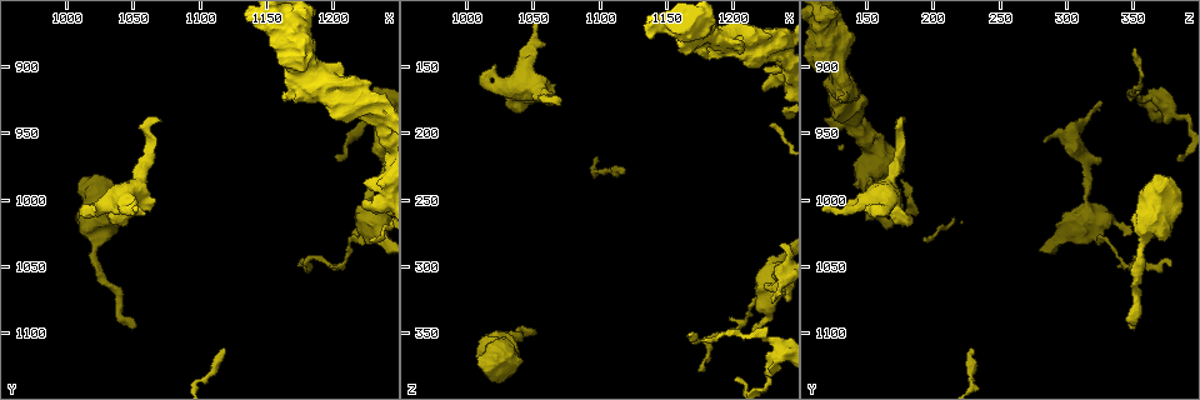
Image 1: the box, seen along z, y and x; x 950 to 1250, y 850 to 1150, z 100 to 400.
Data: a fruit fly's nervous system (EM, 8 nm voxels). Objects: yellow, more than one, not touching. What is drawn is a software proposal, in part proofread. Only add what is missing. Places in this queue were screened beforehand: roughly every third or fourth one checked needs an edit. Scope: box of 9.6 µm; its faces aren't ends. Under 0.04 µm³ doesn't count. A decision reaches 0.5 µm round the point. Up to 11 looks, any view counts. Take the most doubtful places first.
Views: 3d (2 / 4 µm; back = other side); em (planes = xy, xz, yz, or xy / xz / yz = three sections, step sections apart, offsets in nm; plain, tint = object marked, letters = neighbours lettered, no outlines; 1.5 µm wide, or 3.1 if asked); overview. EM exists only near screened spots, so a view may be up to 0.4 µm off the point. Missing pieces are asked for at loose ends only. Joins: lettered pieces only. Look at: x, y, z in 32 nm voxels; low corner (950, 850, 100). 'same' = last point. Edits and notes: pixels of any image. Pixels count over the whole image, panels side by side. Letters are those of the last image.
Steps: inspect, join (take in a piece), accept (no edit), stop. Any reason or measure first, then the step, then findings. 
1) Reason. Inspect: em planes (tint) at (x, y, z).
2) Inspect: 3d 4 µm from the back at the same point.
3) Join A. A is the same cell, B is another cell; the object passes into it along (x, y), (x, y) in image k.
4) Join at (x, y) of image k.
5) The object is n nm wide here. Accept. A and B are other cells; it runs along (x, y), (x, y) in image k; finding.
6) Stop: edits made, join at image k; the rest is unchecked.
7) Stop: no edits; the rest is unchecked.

Tapers out. Inspect: em yz step 8 (letters) at (1070, 938, 180).

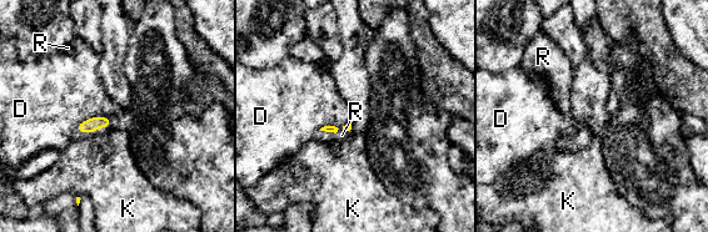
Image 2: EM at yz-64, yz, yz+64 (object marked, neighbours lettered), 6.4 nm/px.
Join R. R is the same cell, D and K are other cells; the object passes into it along (328, 129), (337, 131), (342, 135) in image 2; it goes on there.

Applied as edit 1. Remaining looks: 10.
Free end. Inspect: em xy step 4 (letters) at (1052, 1092, 350).

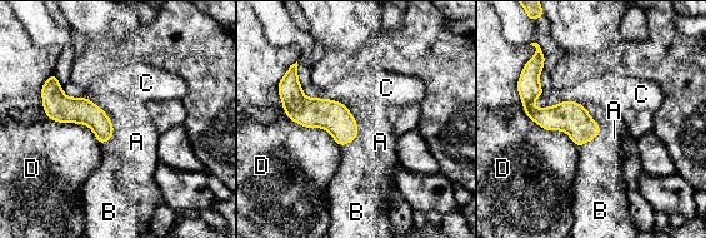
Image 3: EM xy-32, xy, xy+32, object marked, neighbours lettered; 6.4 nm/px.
The longest contact is with D, 600 nm. Join B. B is the same cell, A, C and D are other cells; it goes on there.

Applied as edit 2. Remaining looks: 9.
Free end. Inspect: em planes (letters) at (1036, 1016, 186).

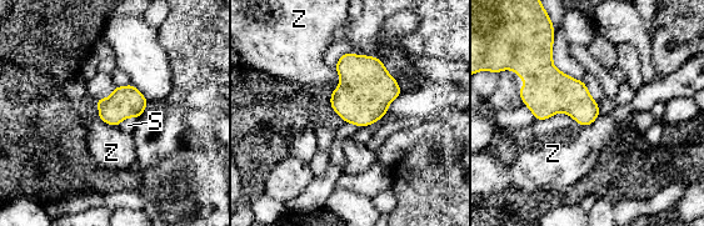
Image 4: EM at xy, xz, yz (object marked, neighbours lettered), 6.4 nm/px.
The longest contact is with Z, 420 nm. Accept. S and Z are other cells; a border runs along (599, 114), (535, 120) in image 4; none of them fits.

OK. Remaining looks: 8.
Stop: edits made, join at image 2, join at image 3; the rest is unchecked.

